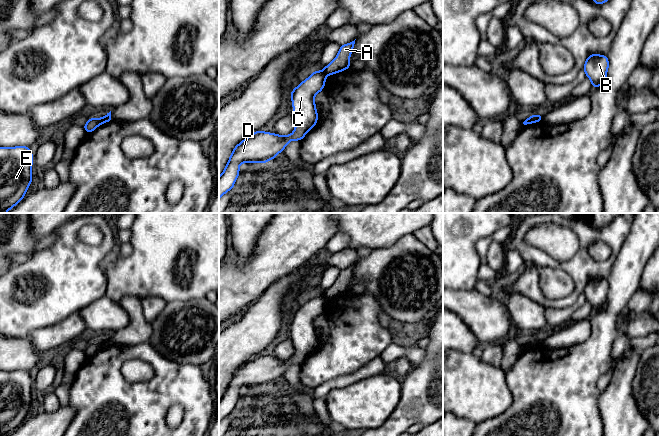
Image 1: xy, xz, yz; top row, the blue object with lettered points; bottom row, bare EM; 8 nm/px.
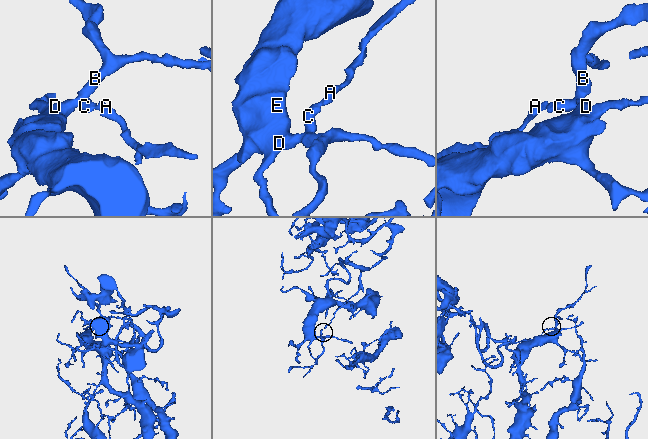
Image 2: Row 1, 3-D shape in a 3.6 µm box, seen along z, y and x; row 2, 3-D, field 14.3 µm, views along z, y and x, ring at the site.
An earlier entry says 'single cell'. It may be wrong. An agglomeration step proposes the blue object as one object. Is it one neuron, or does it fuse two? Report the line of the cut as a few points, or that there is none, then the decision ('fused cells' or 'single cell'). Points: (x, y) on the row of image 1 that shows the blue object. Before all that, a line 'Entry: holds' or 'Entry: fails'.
Entry: fails
xy (100, 118), (101, 123) | fused cells

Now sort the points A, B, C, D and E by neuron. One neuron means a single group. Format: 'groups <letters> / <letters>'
groups A / B C D E

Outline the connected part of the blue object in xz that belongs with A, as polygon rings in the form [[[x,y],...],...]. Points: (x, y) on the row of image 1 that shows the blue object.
[[[355,40],[340,46],[339,52],[335,59],[323,69],[323,73],[326,76],[333,75],[350,68],[349,59],[353,51],[354,44]]]

